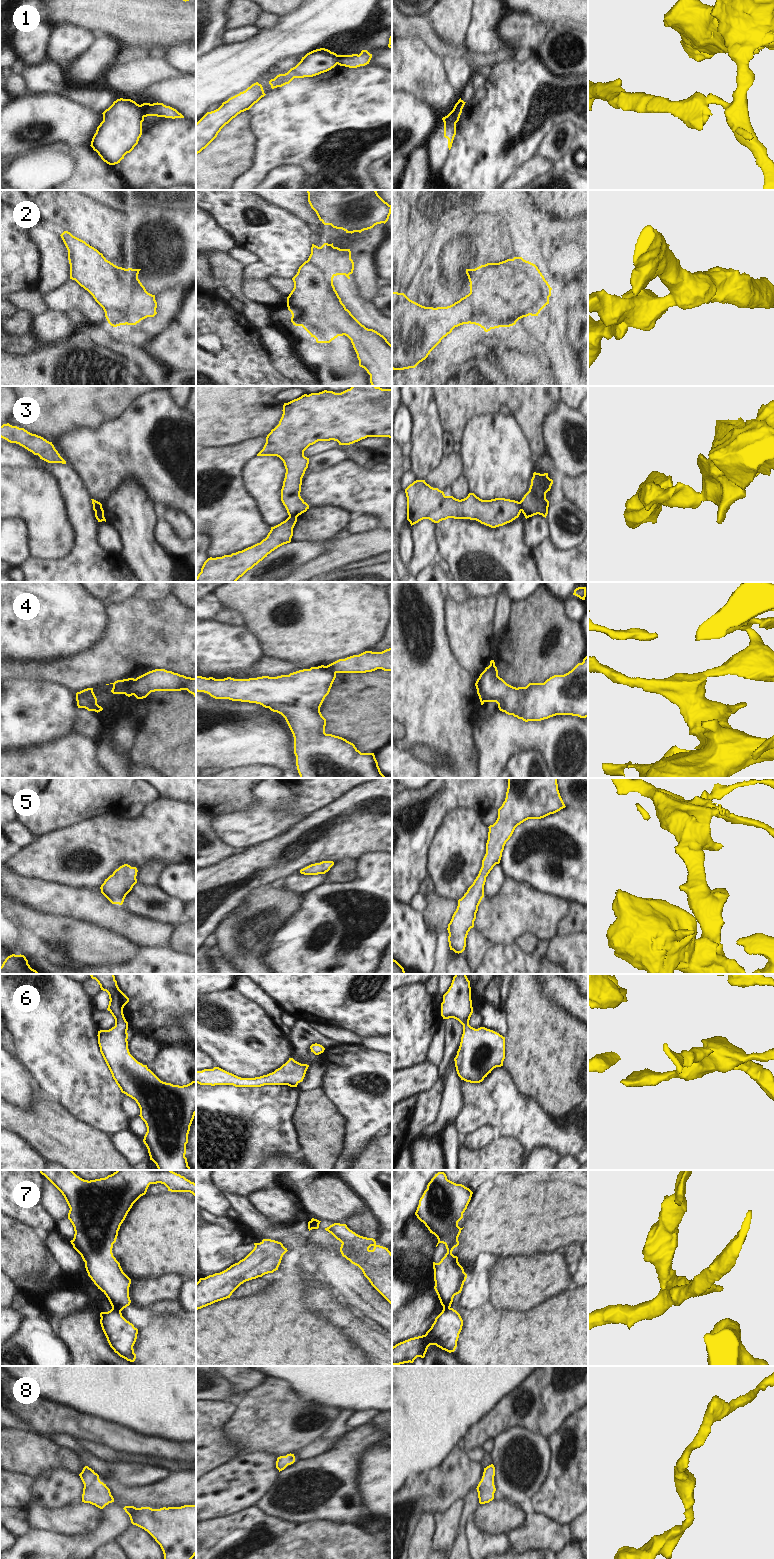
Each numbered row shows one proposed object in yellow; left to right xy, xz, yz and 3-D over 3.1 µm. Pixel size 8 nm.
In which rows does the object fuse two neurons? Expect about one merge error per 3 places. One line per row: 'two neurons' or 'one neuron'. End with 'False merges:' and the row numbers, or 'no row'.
1: two neurons
2: two neurons
3: two neurons
4: two neurons
5: one neuron
6: one neuron
7: two neurons
8: one neuron
False merges: 1, 2, 3, 4, 7

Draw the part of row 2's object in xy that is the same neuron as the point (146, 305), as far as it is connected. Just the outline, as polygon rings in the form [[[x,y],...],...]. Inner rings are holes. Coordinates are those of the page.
[[[143,285],[138,289],[138,301],[135,305],[128,304],[124,310],[127,325],[136,325],[147,317],[154,317],[157,312],[155,295],[148,293]]]

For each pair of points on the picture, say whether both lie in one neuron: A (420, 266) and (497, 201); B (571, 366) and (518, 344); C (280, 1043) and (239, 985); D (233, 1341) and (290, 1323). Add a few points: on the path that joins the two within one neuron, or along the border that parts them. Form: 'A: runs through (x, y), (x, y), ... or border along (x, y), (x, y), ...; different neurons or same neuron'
A: border along (479, 209), (499, 214), (506, 221); different neurons
B: border along (542, 334), (540, 344), (547, 351), (550, 370); different neurons
C: border along (233, 986), (243, 996), (252, 1000), (266, 1015); different neurons
D: runs through (247, 1341), (272, 1341), (276, 1337); same neuron

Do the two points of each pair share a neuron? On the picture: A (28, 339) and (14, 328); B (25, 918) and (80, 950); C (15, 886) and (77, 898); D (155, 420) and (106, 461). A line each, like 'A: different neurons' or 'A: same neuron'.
A: different neurons
B: same neuron
C: same neuron
D: same neuron

